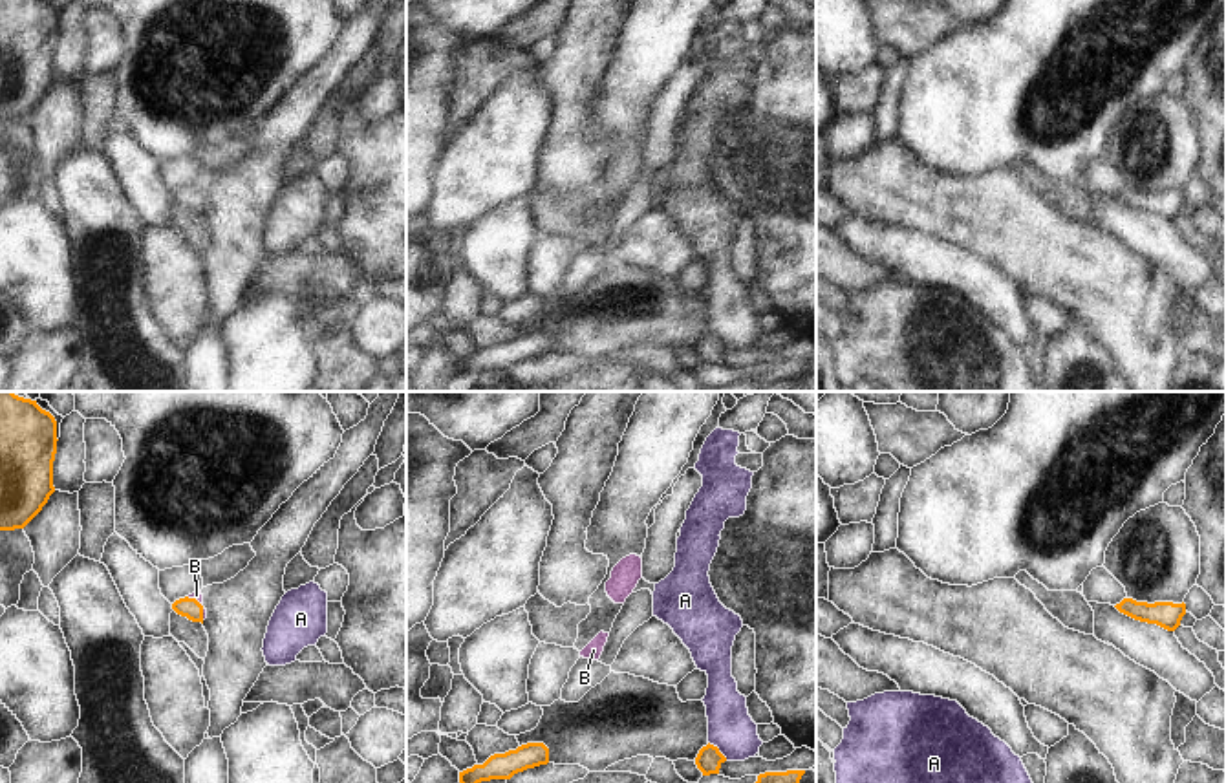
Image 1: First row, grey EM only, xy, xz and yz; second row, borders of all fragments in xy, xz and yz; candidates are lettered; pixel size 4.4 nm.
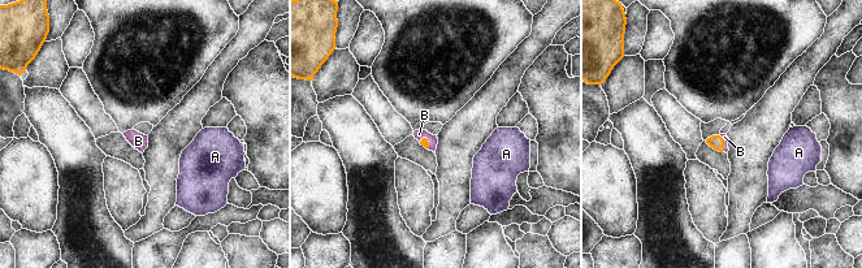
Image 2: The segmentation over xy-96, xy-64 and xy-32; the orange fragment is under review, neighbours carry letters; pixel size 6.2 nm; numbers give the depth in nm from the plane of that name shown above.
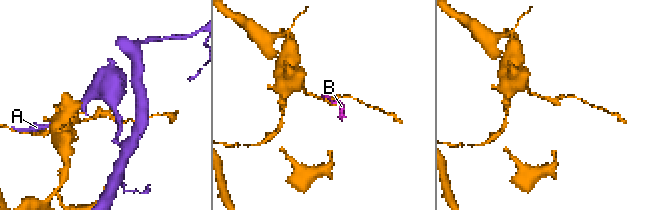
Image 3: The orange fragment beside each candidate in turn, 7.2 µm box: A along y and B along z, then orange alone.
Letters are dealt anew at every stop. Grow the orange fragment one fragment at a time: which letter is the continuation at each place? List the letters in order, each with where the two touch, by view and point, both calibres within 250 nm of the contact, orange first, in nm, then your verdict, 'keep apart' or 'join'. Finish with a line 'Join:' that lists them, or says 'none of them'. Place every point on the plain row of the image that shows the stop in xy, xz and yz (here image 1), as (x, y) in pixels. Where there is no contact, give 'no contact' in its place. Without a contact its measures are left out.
A: xz (718, 341) | 120/200 nm | keep apart
B: xy (202, 196) | 90/40 nm | join
Join: B

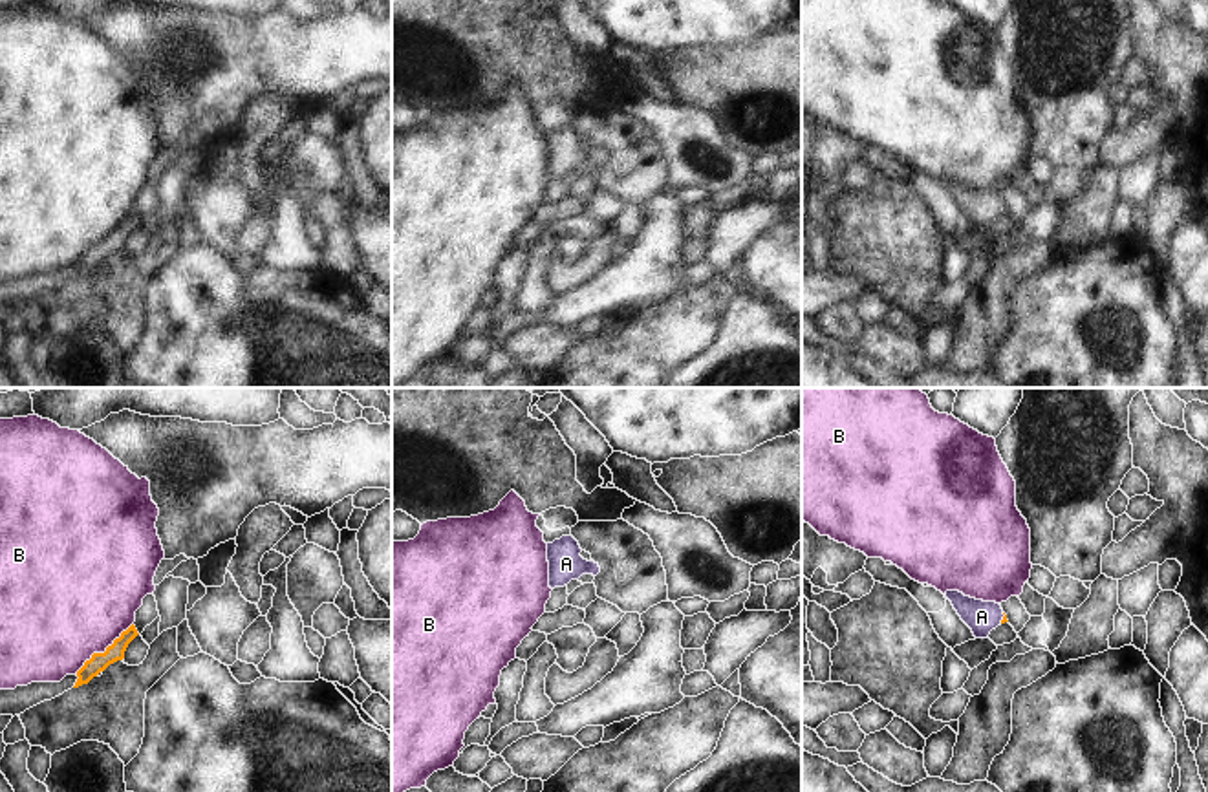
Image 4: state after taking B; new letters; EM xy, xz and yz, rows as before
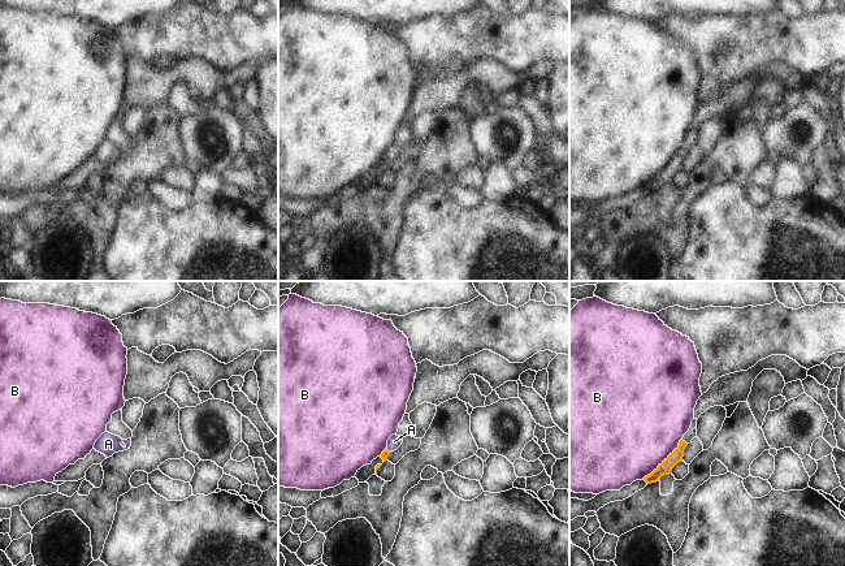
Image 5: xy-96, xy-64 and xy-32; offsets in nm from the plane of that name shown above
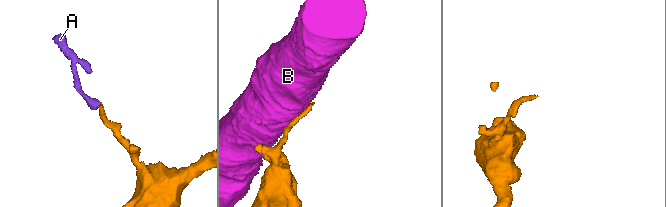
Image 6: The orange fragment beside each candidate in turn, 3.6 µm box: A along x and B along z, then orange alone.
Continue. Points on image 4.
A: yz (1003, 209) | 20/140 nm | join
B: xy (105, 242) | 80/460 nm | keep apart
Join: A

